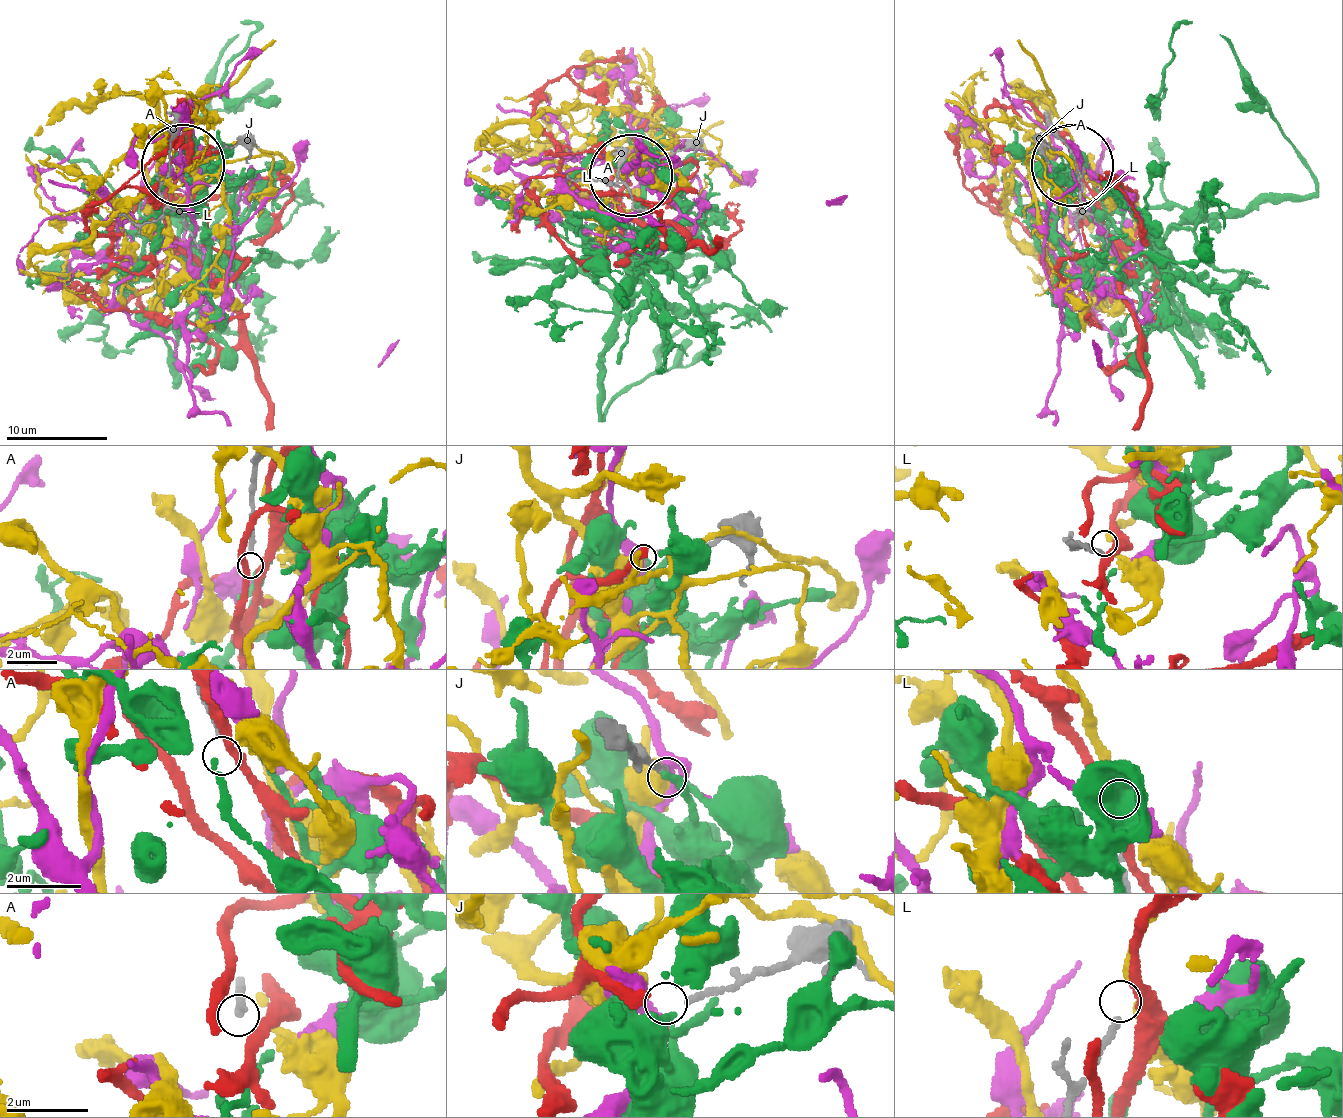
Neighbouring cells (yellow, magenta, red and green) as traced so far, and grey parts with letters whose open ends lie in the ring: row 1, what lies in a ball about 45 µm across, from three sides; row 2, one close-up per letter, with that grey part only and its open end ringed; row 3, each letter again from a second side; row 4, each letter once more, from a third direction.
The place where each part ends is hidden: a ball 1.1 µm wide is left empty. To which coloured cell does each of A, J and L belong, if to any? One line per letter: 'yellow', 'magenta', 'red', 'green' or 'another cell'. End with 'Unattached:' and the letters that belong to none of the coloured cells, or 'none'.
A: another cell
J: magenta
L: another cell
Unattached: A, L

